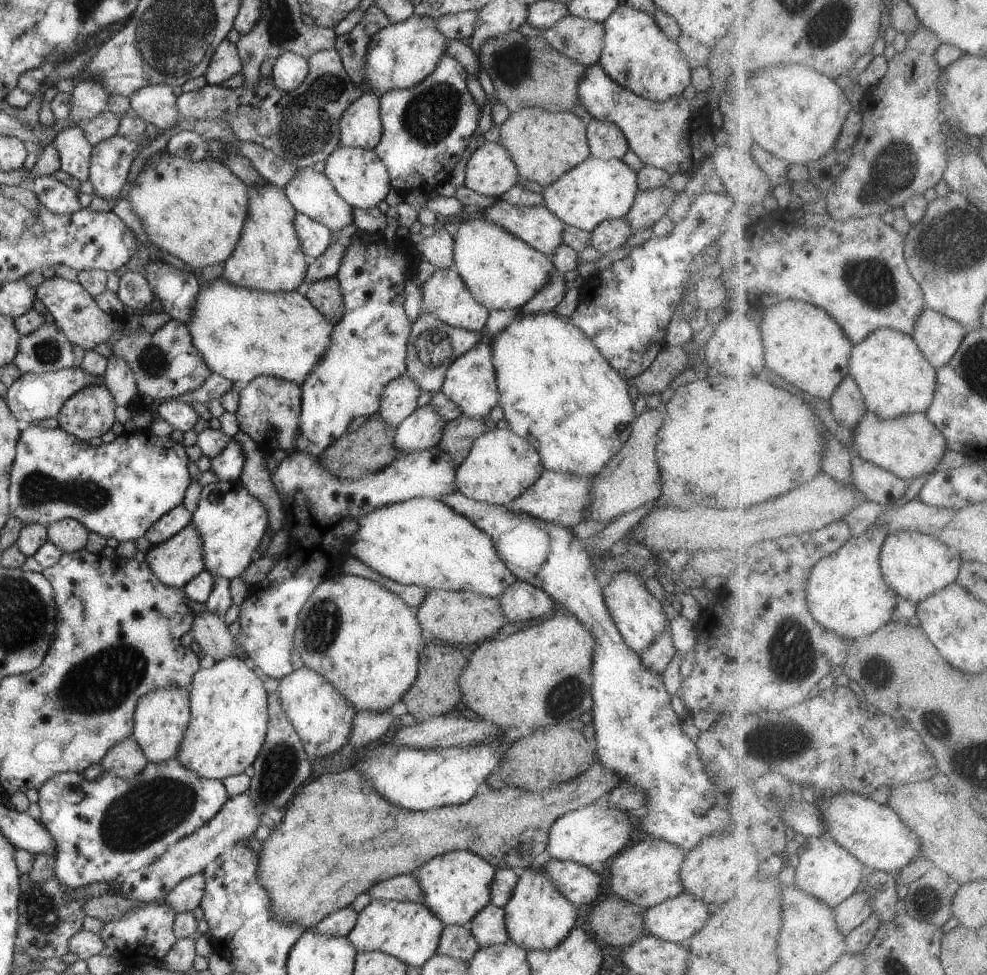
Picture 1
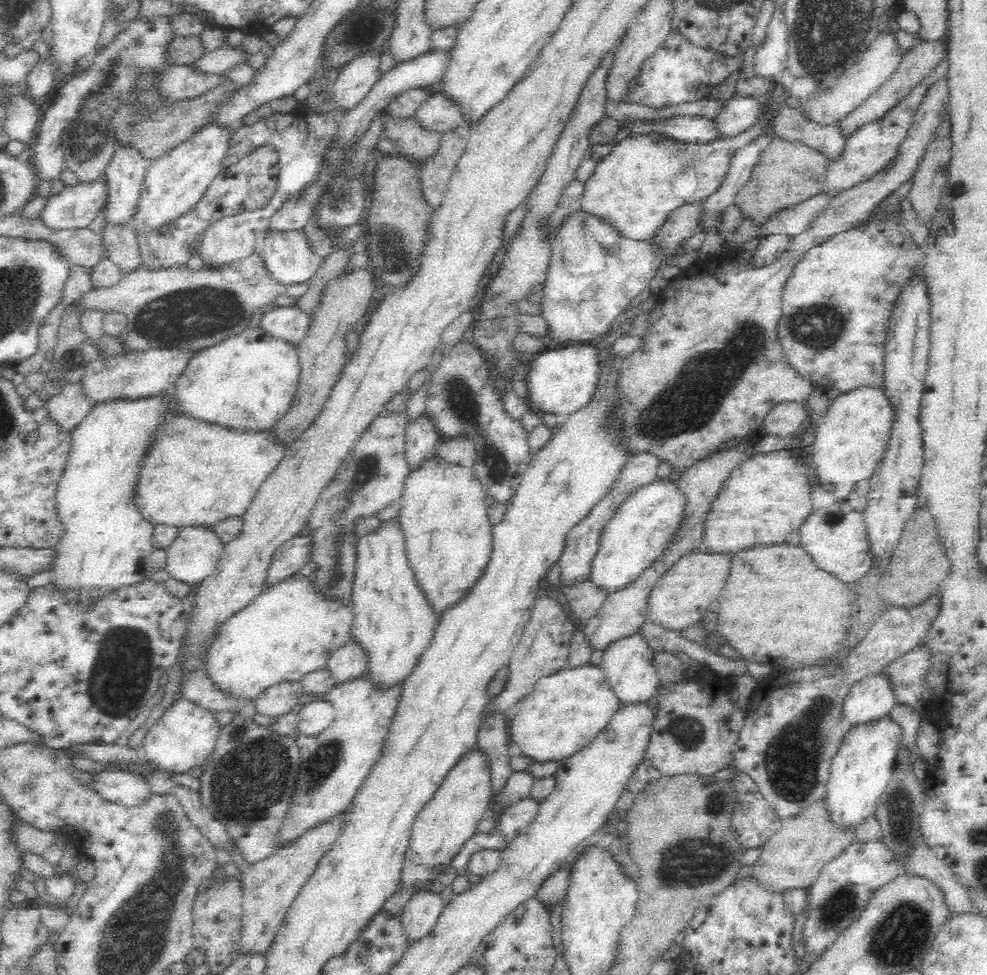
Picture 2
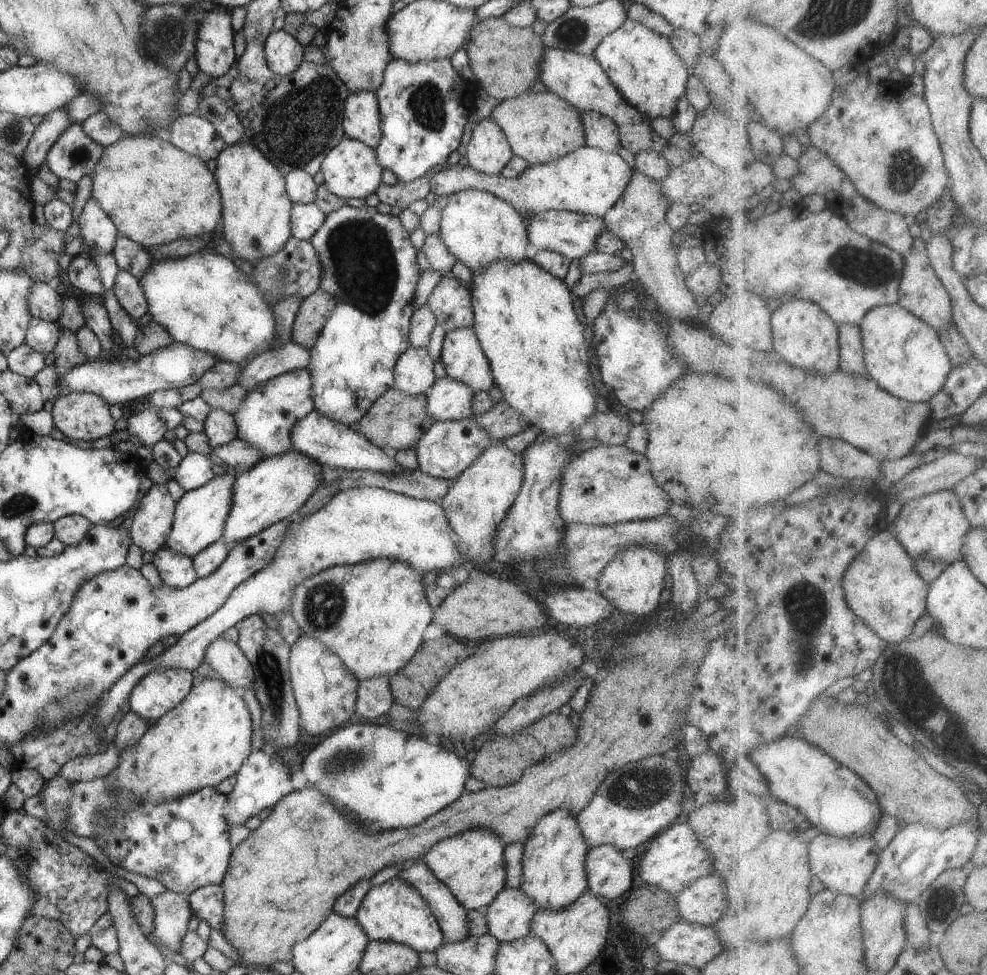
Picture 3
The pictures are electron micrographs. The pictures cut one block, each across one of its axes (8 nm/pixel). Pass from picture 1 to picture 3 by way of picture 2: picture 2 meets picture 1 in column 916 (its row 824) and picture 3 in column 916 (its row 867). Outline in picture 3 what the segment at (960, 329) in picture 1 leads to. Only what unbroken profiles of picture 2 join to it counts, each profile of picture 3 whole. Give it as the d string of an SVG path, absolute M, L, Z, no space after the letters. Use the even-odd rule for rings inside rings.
M916 238L916 248L918 250L914 248L912 254L905 256L907 266L901 285L901 303L904 308L908 308L941 332L952 328L952 324L955 322L953 298L948 287L940 278L938 270L932 264L928 245L924 238Z

